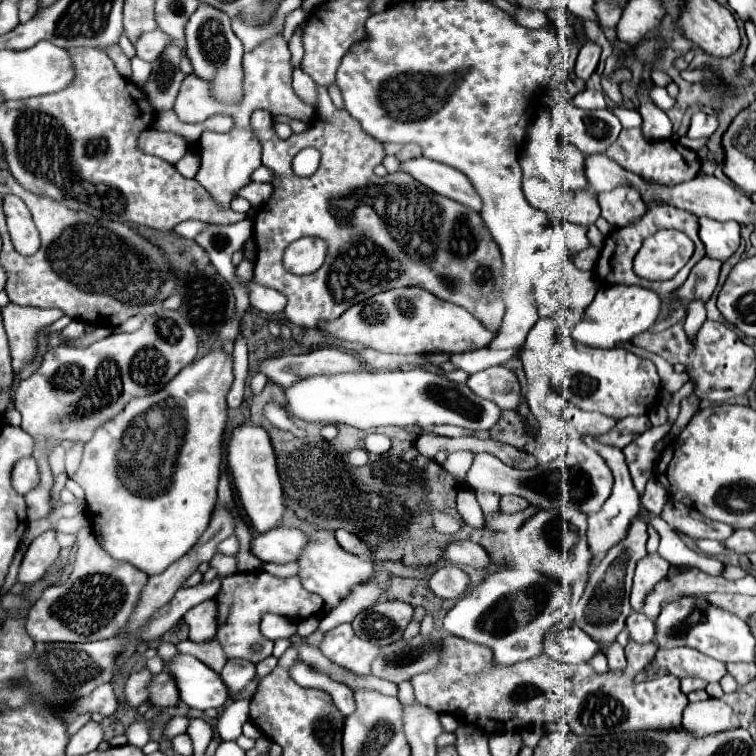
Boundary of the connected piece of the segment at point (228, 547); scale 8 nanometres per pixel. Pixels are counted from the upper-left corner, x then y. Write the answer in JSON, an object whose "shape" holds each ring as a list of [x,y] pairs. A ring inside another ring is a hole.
{"shape":[[[230,536],[230,538],[226,538],[220,546],[218,546],[218,552],[222,552],[222,554],[230,554],[230,556],[236,556],[238,554],[238,538],[236,536]]]}

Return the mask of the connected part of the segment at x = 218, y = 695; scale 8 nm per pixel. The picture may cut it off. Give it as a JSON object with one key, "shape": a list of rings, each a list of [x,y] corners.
{"shape":[[[180,654],[166,668],[178,682],[182,702],[186,702],[190,708],[196,710],[222,708],[230,698],[230,692],[226,690],[226,684],[222,682],[220,674],[210,670],[204,662],[200,662],[194,656]]]}

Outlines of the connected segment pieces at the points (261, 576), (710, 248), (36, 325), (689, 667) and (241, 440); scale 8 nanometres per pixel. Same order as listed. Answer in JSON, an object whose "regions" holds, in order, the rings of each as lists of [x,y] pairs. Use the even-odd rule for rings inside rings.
{"regions":[[[[264,570],[260,572],[248,572],[248,574],[234,574],[222,578],[222,590],[216,596],[218,602],[218,640],[226,652],[228,658],[246,658],[254,664],[268,658],[273,653],[274,642],[265,639],[258,624],[264,612],[274,612],[280,616],[286,616],[290,620],[304,620],[314,614],[318,614],[324,606],[322,598],[318,594],[308,592],[298,576],[278,578]],[[260,645],[260,650],[254,652],[252,646]]],[[[700,218],[698,236],[706,248],[708,258],[726,262],[740,246],[740,224],[718,222],[712,218]]],[[[6,304],[2,308],[4,328],[10,342],[10,356],[12,368],[18,372],[26,366],[36,354],[36,332],[64,314],[60,310],[44,310],[44,308],[26,308],[18,304]]],[[[674,648],[674,650],[656,650],[652,658],[668,674],[676,678],[702,678],[706,682],[720,682],[726,676],[726,664],[718,662],[698,650]]],[[[254,424],[238,426],[232,432],[232,438],[228,444],[228,468],[230,468],[230,474],[234,476],[234,484],[240,494],[240,502],[242,502],[254,530],[266,532],[266,530],[272,530],[274,526],[278,526],[284,516],[286,506],[284,506],[284,490],[282,490],[278,466],[276,466],[276,454],[274,454],[274,446],[272,446],[268,432]]]]}

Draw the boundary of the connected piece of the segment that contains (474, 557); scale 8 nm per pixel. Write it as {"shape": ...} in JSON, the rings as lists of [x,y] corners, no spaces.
{"shape":[[[450,542],[444,550],[446,560],[454,564],[466,564],[476,570],[484,570],[490,564],[490,556],[474,542]]]}

